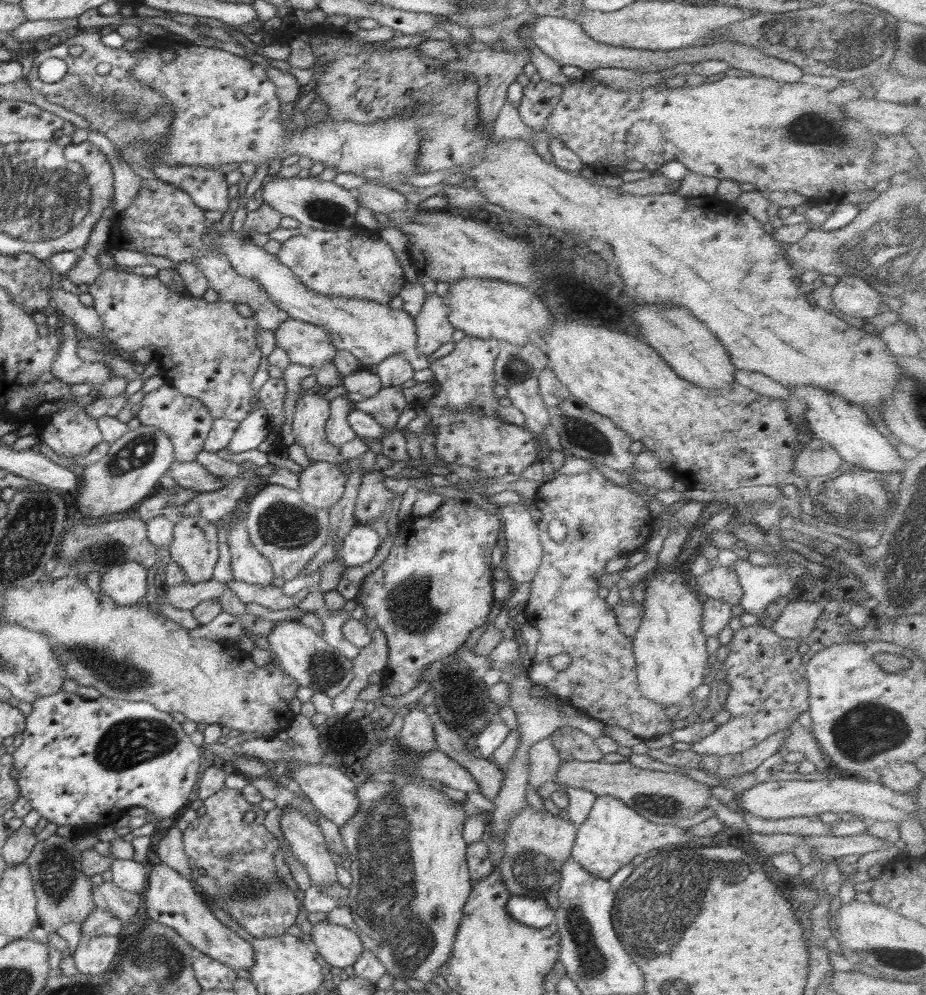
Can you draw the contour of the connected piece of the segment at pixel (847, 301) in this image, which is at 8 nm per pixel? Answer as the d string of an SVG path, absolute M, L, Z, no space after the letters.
M842 276L832 289L833 303L837 310L852 318L872 318L880 314L880 293L868 281L856 276Z

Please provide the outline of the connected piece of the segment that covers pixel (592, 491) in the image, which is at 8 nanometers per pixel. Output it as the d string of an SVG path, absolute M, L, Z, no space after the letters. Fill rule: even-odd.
M598 470L560 475L551 482L542 484L532 503L542 513L542 520L537 527L544 555L536 576L531 580L530 596L523 612L526 622L540 631L535 656L526 670L531 681L534 685L544 686L565 704L586 711L591 718L603 722L606 726L624 728L647 742L657 735L671 732L673 720L666 715L666 709L640 692L633 641L624 637L618 630L613 607L600 598L600 583L594 580L596 574L604 574L604 567L615 556L632 555L651 540L654 519L650 515L648 503L628 487L621 488L606 480ZM552 520L560 520L566 524L568 534L564 541L556 542L548 537L546 527ZM556 654L568 654L572 658L566 670L556 671L550 665L550 659Z

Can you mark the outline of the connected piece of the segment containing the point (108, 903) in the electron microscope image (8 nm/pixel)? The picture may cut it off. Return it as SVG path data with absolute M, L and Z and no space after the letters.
M104 881L92 888L93 901L97 907L109 910L121 920L122 930L130 922L130 918L142 906L142 894L124 890L116 886L113 881Z

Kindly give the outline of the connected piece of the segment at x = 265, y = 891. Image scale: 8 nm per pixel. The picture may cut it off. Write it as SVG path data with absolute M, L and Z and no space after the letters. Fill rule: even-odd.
M224 787L216 792L215 795L205 798L203 800L204 808L206 808L206 813L202 816L199 816L197 819L189 822L188 824L183 825L182 831L182 840L184 845L184 852L189 860L189 867L191 872L191 882L193 886L199 887L199 892L222 910L226 910L233 915L235 920L239 921L239 924L243 926L250 934L256 937L279 937L286 932L286 929L289 926L295 924L296 916L298 916L298 908L300 908L300 901L294 897L294 893L288 889L288 886L281 882L281 880L276 875L276 865L274 864L274 853L280 851L280 842L279 840L264 826L264 819L267 815L267 812L259 807L258 804L251 804L242 797L241 791L238 789L230 789ZM246 812L255 812L256 819L252 823L244 823L244 814Z

